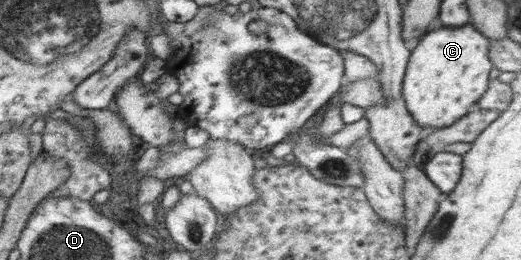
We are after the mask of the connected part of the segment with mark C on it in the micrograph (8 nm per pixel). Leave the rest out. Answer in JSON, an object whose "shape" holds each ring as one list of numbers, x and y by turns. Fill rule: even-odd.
{"shape":[[470,23,428,31,411,46,410,58,402,81,402,97,413,119,422,127,444,128,467,115,487,91,489,73,494,68,489,59,490,41]]}

